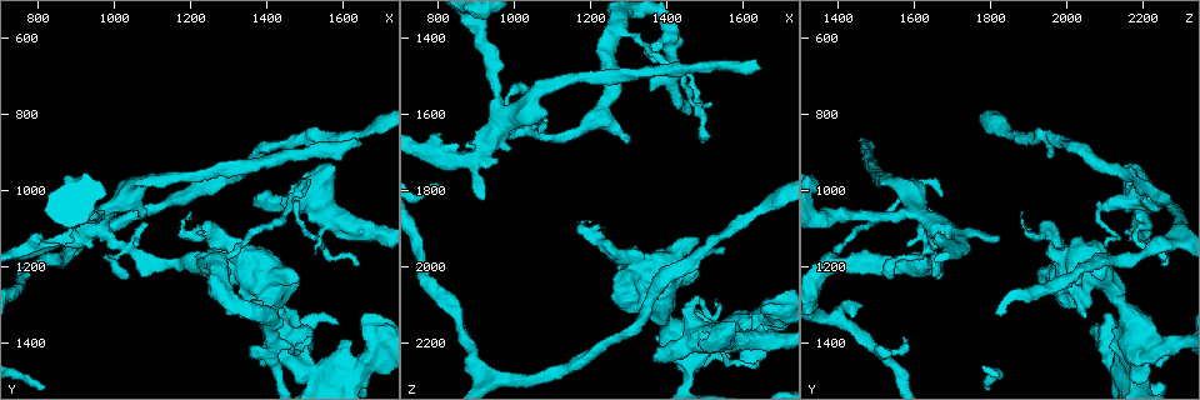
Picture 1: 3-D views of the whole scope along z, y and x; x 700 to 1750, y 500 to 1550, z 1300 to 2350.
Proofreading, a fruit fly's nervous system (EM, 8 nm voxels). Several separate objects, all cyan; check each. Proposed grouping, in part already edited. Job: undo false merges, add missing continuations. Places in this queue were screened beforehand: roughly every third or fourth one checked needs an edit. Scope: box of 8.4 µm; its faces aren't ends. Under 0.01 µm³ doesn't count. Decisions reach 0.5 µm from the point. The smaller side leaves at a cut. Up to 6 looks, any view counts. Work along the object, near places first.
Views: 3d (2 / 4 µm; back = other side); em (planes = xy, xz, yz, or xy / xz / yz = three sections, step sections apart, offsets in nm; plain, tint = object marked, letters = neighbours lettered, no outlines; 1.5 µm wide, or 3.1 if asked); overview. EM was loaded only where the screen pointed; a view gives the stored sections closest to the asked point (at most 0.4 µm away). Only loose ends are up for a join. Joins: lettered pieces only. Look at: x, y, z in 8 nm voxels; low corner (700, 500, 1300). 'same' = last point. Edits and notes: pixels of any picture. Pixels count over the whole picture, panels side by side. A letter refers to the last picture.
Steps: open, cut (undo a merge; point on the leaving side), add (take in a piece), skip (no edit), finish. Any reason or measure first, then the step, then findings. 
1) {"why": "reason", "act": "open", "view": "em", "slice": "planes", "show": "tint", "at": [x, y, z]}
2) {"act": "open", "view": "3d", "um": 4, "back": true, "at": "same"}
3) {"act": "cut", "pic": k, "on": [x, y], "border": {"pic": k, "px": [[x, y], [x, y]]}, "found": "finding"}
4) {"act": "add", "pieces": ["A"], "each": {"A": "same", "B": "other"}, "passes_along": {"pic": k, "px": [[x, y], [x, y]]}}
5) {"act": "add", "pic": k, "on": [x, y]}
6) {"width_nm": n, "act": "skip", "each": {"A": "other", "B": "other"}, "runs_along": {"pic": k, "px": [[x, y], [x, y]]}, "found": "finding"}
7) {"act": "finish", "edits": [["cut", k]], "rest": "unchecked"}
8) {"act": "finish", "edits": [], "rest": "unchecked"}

{"why": "thin arm on a thick one", "act": "open", "view": "em", "slice": "planes", "show": "tint", "at": [1530, 1495, 2180]}

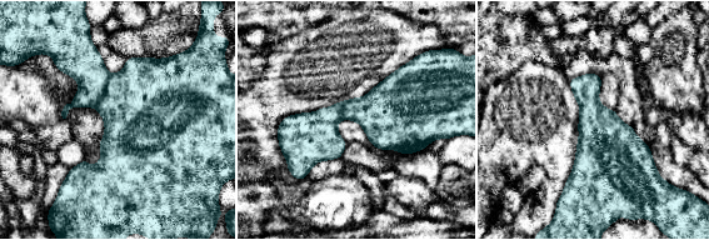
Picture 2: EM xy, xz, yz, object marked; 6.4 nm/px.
{"act": "open", "view": "em", "slice": "planes", "show": "letters", "at": "same"}

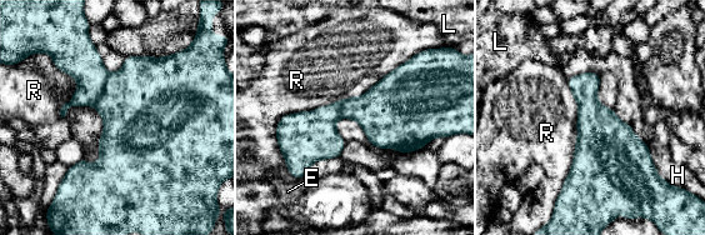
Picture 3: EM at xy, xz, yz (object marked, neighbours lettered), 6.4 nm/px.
{"longest_contact_nm": ["R", 1050], "act": "cut", "pic": 3, "on": [139, 103], "each": {"E": "other", "H": "other", "L": "other", "R": "other"}, "found": "a second cell is stuck on"}

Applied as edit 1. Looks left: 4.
{"act": "open", "view": "overview"}

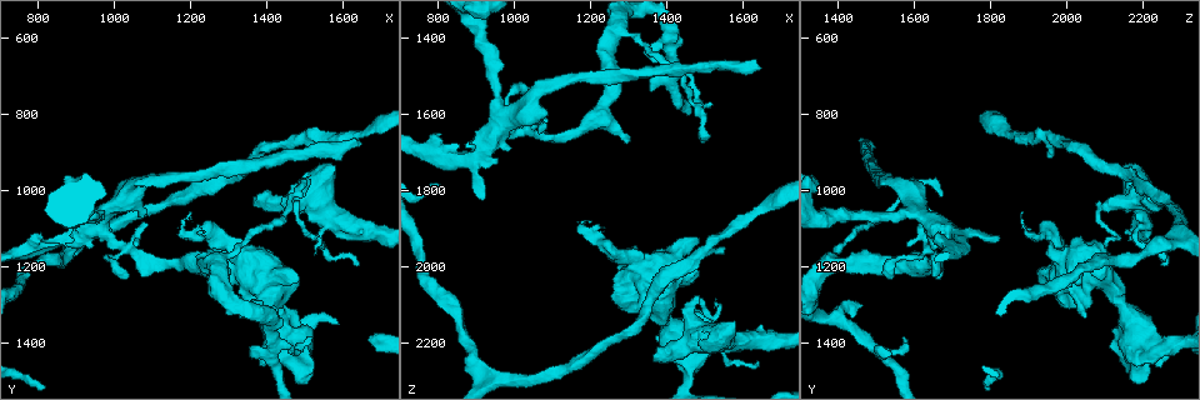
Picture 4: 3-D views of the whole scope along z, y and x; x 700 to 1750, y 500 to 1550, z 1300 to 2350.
{"why": "an open end", "act": "open", "view": "em", "slice": "xz", "step": 8, "show": "letters", "at": [1480, 1240, 1935]}

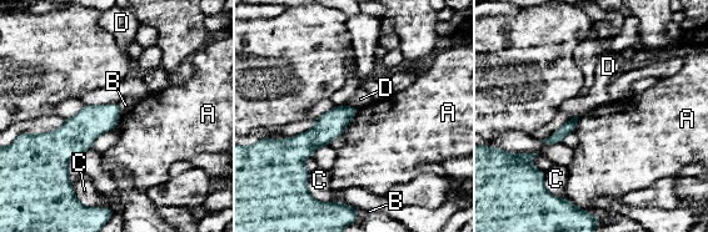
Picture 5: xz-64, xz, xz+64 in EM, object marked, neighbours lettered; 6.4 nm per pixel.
{"why": "cut it another way", "act": "open", "view": "em", "slice": "yz", "step": 8, "show": "letters", "at": "same"}

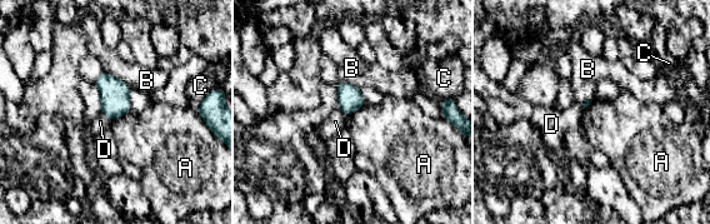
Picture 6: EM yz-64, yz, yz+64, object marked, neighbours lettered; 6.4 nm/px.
{"longest_contact_nm": ["B", 220], "act": "skip", "each": {"A": "other", "B": "other", "C": "other", "D": "other"}, "found": "none of them fits"}

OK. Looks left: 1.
{"why": "an open end", "act": "open", "view": "em", "slice": "planes", "show": "letters", "at": [1040, 1225, 1530]}

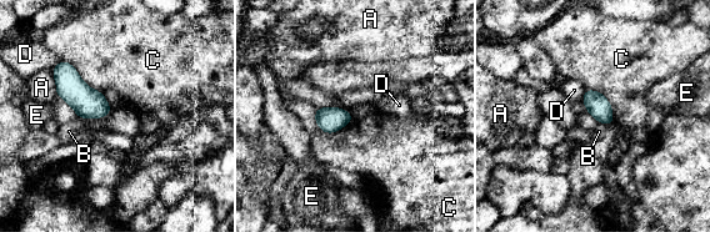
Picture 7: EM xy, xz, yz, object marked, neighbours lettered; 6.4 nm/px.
{"act": "skip", "each": {"A": "other", "B": "other", "C": "other", "D": "other", "E": "other"}, "border": {"pic": 7, "px": [[61, 59], [103, 92]]}, "found": "no lettered piece goes on from it"}

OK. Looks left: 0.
{"act": "finish", "edits": [["cut", 3]], "rest": "unchecked"}

